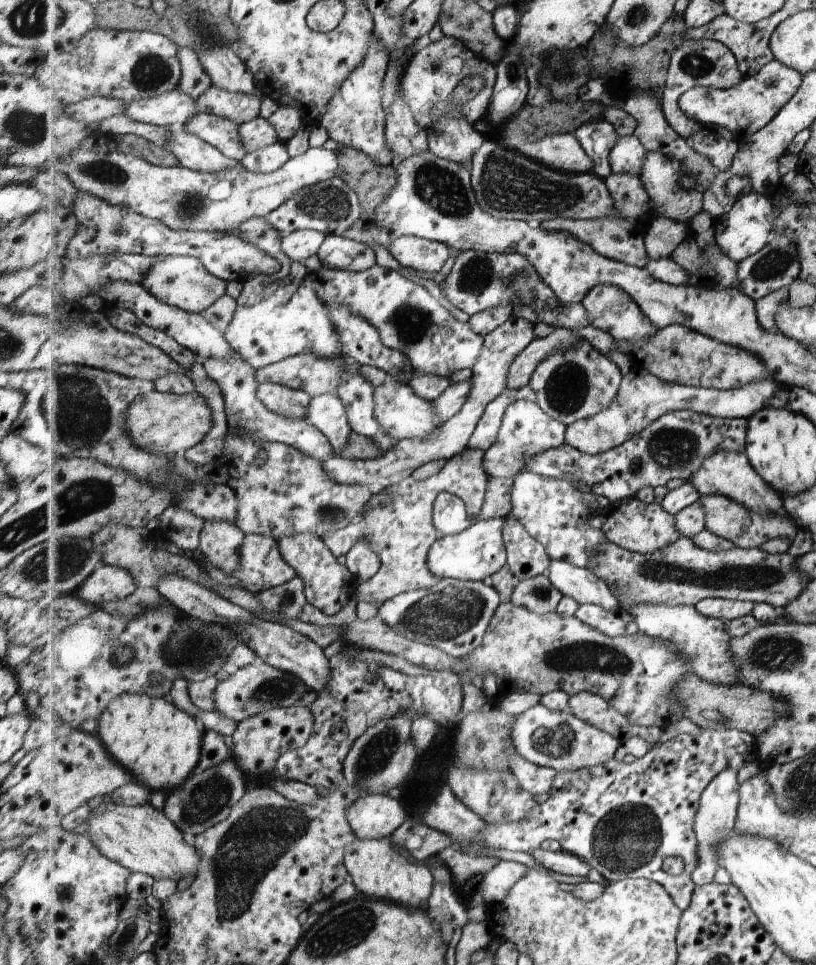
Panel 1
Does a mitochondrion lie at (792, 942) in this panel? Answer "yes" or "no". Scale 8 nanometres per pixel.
no

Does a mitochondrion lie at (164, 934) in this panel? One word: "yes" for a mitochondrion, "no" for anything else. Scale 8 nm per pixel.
no

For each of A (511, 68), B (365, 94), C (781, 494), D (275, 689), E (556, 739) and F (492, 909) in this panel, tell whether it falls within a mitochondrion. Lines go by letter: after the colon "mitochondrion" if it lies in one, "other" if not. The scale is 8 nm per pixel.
A: mitochondrion
B: other
C: other
D: mitochondrion
E: mitochondrion
F: other

